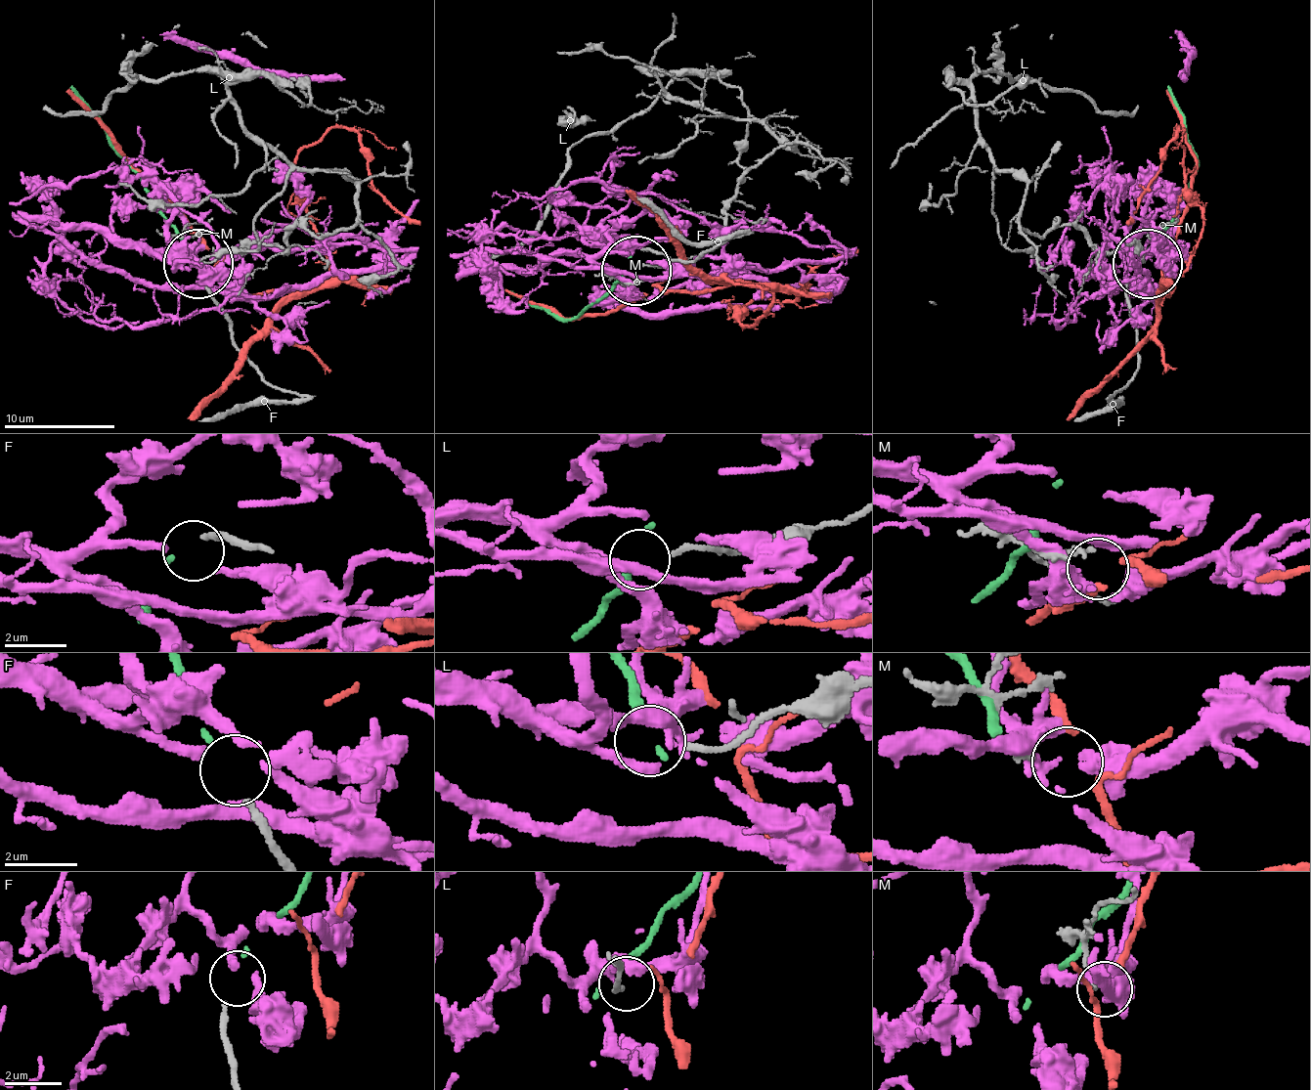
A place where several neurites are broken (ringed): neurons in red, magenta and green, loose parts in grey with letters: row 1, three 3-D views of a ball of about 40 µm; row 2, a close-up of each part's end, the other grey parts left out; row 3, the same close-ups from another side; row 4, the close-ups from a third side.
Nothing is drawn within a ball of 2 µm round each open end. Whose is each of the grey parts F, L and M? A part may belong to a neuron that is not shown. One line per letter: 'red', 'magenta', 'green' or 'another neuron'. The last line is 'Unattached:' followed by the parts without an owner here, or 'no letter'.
F: green
L: another neuron
M: red
Unattached: L

